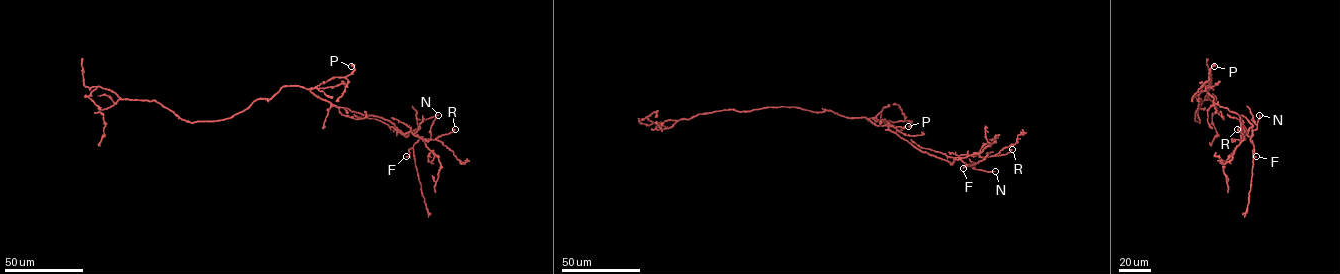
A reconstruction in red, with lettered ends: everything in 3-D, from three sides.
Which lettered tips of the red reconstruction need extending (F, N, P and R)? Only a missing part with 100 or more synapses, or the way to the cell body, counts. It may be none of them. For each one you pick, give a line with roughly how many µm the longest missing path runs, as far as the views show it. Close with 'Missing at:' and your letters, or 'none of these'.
N: about 80 µm are missing
Missing at: N

